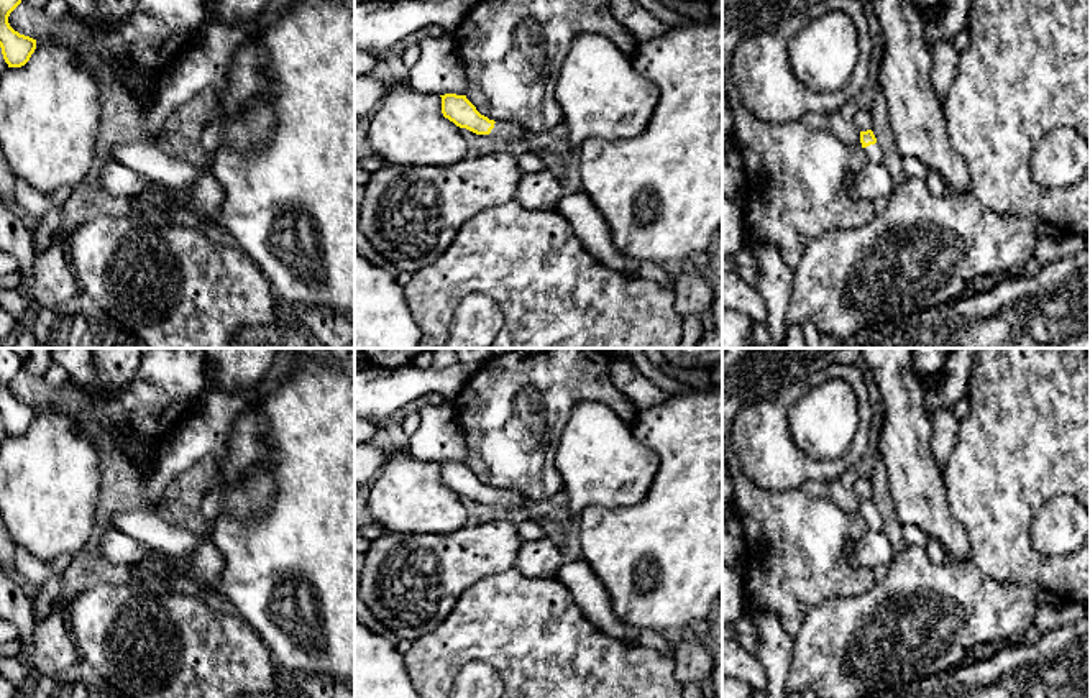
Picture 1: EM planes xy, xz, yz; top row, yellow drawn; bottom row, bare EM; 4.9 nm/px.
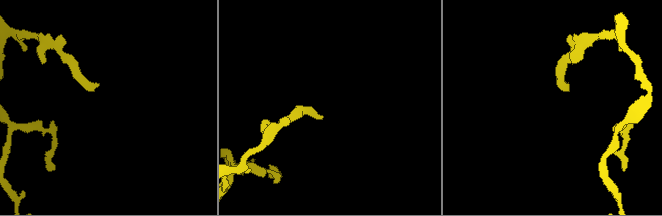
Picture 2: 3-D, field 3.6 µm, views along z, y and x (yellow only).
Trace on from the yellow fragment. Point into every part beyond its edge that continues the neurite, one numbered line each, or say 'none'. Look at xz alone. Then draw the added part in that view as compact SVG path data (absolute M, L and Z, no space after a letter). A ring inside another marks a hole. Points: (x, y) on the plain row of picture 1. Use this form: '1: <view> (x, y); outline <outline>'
1: xz (504, 498); outline M496 489L491 501L484 504L494 504L494 506L511 509L511 507L525 506L527 503L529 503L527 498L520 493L509 491L509 489Z

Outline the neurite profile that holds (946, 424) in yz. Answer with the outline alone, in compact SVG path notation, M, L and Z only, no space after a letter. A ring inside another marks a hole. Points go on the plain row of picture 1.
M952 407L939 409L932 414L932 439L931 450L942 470L957 440L960 419L954 414Z

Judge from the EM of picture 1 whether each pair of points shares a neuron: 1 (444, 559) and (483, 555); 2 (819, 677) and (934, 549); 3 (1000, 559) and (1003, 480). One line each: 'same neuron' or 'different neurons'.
1: same neuron
2: different neurons
3: same neuron

